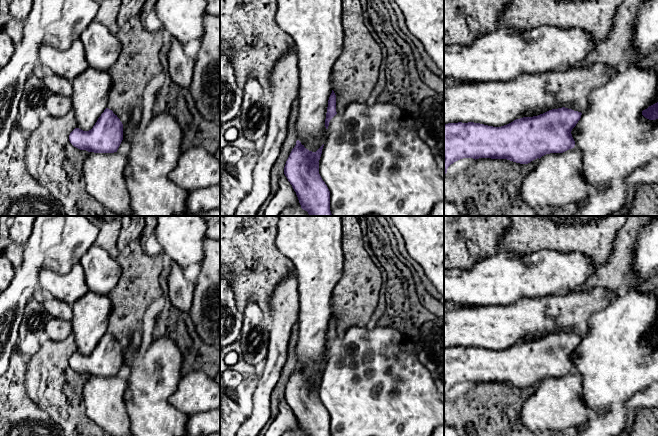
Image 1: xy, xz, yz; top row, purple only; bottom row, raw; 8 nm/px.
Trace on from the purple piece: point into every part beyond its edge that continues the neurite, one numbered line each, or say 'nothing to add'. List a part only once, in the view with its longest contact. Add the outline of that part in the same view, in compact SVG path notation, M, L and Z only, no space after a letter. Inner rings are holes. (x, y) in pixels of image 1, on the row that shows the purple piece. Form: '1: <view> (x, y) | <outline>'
1: yz (495, 103) | M596 63L582 68L554 70L540 74L521 74L509 81L489 81L476 83L449 83L444 86L444 125L448 123L480 123L493 127L501 127L523 117L533 117L552 109L577 103L583 109L589 104L588 96L598 86L606 84L618 71L618 68Z

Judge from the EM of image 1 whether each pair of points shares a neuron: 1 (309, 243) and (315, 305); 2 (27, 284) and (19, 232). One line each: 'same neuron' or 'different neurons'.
1: same neuron
2: different neurons

